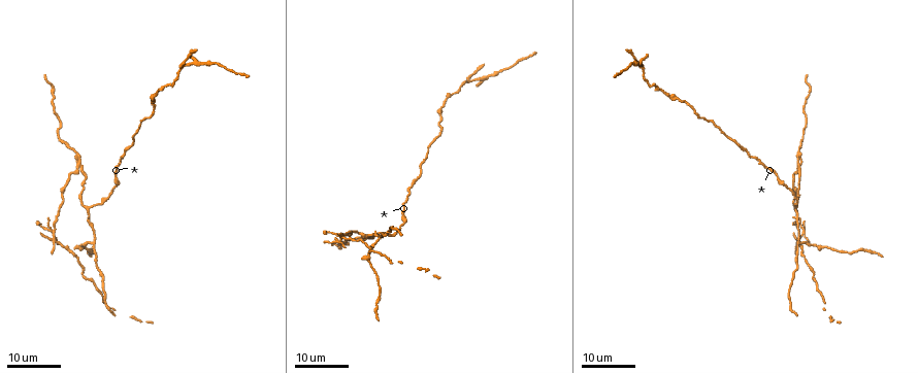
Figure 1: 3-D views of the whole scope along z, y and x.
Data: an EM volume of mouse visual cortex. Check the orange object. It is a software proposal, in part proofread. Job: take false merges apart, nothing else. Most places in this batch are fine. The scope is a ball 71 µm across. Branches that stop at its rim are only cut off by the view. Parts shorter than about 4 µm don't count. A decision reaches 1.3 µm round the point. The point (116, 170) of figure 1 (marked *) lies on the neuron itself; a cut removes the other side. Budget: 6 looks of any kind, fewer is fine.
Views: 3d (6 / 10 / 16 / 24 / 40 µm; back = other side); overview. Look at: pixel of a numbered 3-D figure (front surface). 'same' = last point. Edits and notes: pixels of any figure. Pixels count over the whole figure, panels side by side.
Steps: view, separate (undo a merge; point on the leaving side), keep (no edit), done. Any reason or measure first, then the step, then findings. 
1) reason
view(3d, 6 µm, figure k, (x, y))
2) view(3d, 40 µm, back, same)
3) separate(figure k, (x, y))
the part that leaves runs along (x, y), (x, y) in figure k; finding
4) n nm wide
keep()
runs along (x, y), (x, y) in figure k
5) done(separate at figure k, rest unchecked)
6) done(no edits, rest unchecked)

three-way junction
view(3d, 16 µm, figure 1, (94, 243))

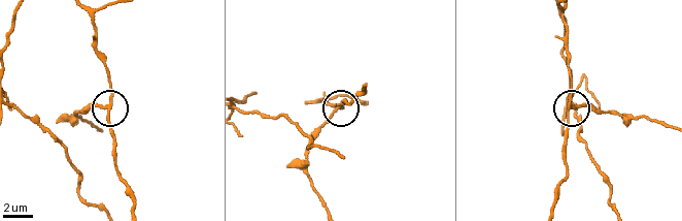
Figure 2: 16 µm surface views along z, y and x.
closer look
view(3d, 10 µm, figure 2, (570, 109))

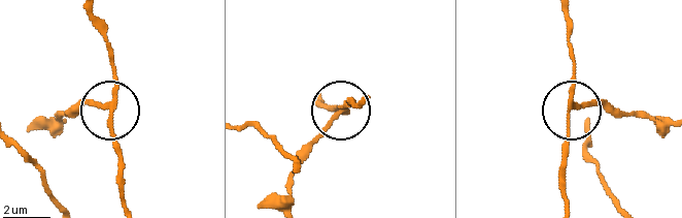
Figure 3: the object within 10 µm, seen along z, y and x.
separate(figure 3, (87, 99))
the part that leaves runs along (339, 113), (294, 177), (292, 206) in figure 3; two neurons meet here

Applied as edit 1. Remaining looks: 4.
arms part here
view(3d, 24 µm, figure 1, (87, 211))

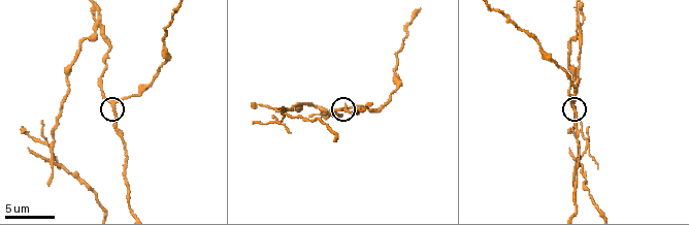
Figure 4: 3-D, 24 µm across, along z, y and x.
view(3d, 6 µm, figure 4, (112, 108))

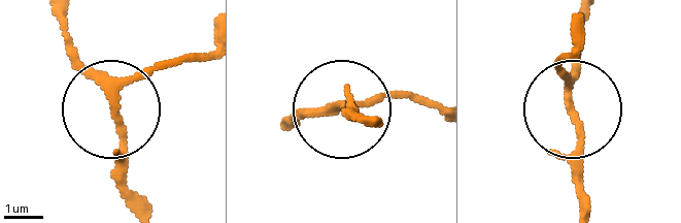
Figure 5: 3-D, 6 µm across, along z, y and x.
side arm 23 µm; 3 arms
keep()
one neuron here

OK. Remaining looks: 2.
four-way junction
view(3d, 16 µm, figure 4, (93, 25))

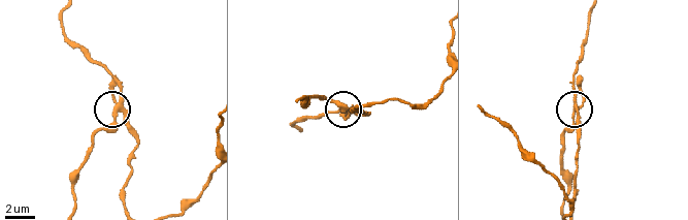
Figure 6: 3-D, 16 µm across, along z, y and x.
view(3d, 16 µm, back, figure 6, (575, 109))

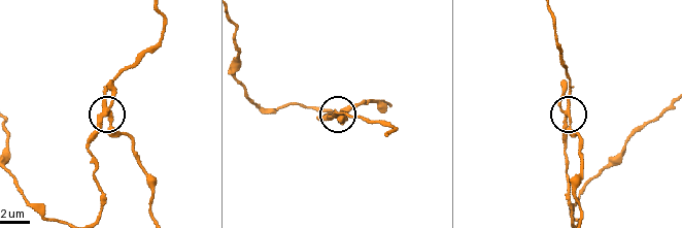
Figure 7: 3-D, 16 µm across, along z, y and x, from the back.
side arm 21 µm
separate(figure 7, (109, 133))
the part that leaves runs along (567, 112), (582, 160), (574, 186), (580, 212) in figure 7; two neurons meet here

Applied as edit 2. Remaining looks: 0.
done(separate at figure 3, separate at figure 7, rest unchecked)

